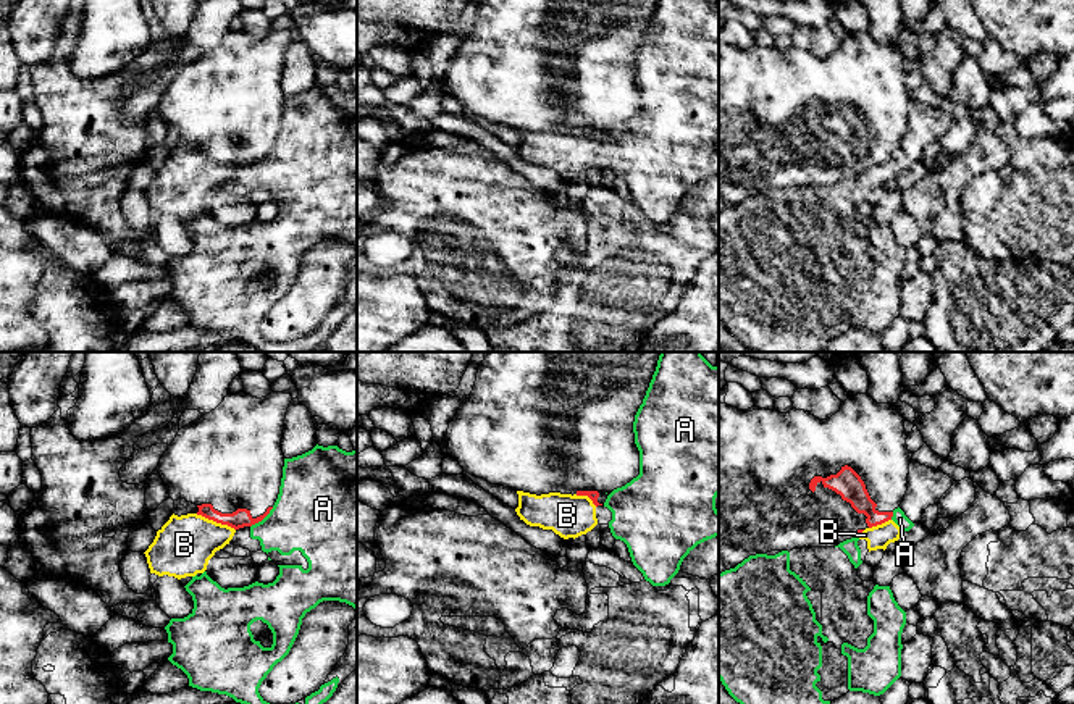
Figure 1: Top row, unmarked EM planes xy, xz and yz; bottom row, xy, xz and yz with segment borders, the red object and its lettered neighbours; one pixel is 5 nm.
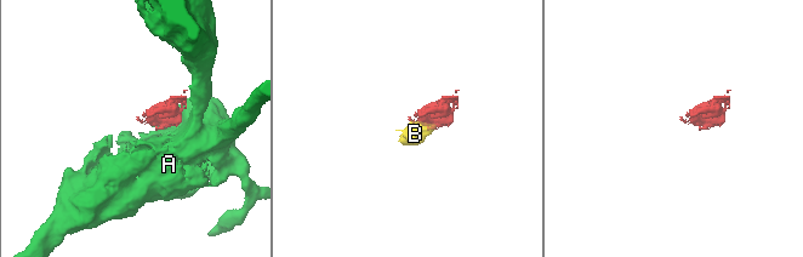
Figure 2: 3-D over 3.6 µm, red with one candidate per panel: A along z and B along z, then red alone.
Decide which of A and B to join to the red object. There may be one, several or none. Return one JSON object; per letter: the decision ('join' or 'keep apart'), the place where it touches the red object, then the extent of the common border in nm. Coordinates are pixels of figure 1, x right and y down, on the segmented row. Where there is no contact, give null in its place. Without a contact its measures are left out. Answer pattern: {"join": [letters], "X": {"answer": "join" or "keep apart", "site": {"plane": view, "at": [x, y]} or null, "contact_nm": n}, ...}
{"join": [], "A": {"answer": "keep apart", "site": {"plane": "xy", "at": [262, 519]}, "contact_nm": 160}, "B": {"answer": "keep apart", "site": {"plane": "xy", "at": [215, 520]}, "contact_nm": 220}}

